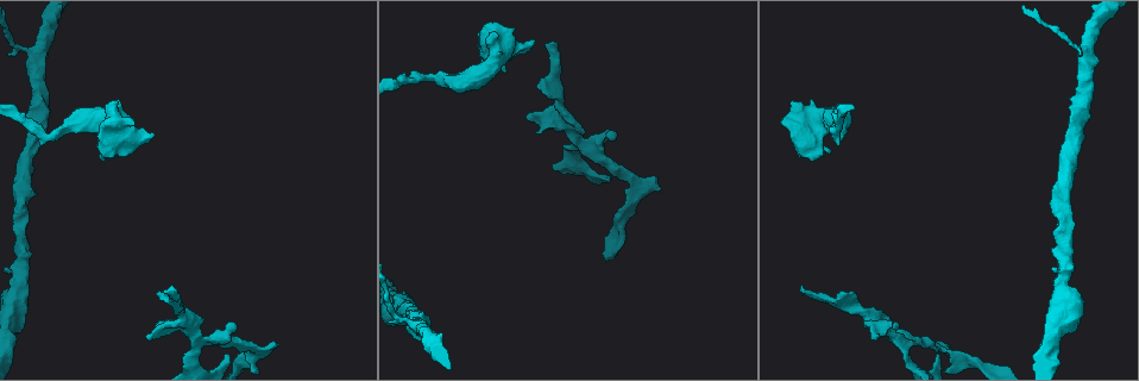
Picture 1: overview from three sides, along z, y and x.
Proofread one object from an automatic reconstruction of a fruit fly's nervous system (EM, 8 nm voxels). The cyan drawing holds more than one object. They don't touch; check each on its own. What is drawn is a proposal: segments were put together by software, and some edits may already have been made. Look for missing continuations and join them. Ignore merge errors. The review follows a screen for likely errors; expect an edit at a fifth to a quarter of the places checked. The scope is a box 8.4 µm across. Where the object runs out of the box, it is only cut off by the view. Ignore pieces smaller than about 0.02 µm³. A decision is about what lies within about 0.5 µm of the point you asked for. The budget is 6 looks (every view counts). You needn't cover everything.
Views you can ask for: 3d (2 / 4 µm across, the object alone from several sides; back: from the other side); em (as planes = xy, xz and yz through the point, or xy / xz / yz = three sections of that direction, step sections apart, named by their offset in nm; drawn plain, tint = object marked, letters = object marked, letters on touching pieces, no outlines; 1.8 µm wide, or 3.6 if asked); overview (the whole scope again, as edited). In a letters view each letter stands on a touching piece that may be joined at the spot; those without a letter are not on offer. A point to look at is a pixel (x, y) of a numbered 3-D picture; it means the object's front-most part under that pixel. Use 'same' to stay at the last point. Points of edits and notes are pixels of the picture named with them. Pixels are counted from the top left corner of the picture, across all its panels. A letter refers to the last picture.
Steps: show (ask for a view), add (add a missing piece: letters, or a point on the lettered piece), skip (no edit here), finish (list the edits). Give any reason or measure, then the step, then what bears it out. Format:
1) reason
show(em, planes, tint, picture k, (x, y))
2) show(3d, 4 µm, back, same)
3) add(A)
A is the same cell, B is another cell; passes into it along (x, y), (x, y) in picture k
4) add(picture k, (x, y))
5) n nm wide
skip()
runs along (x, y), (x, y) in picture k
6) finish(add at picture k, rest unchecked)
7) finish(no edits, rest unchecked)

branch stops here
show(3d, 4 µm, picture 1, (277, 345))

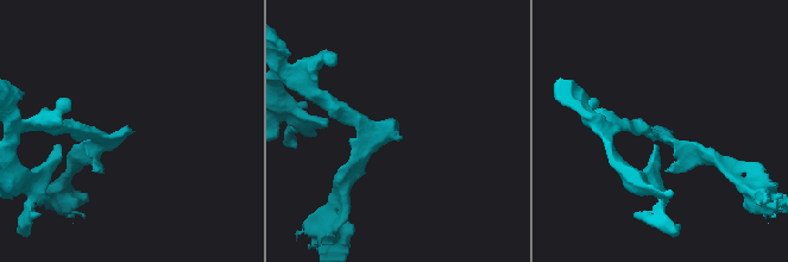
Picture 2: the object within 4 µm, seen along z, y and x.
shape alone is not enough
show(em, xy, step 4, letters, picture 2, (673, 131))

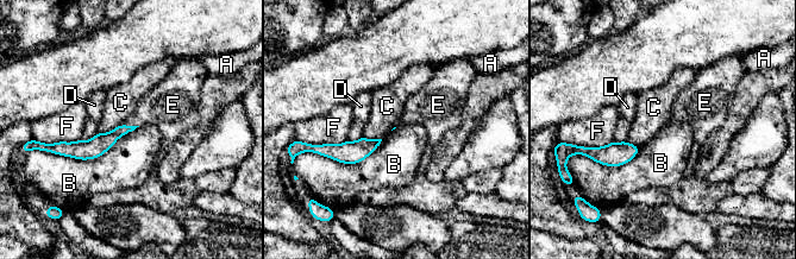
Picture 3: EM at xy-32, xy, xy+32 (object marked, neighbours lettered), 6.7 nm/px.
show(em, planes, letters, same)

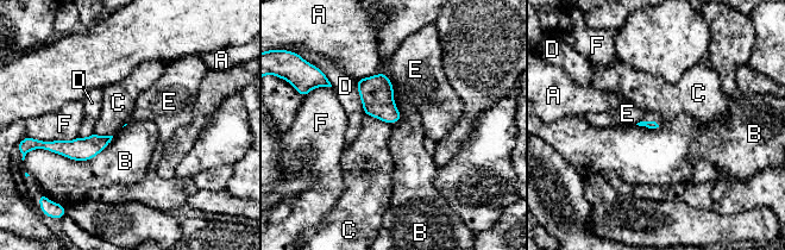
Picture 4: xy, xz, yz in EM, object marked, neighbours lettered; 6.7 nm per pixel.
B touches over 460 nm
add(E)
E is the same cell, A, B, C, D and F are other cells; the cell continues

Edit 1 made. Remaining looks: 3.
show(overview)

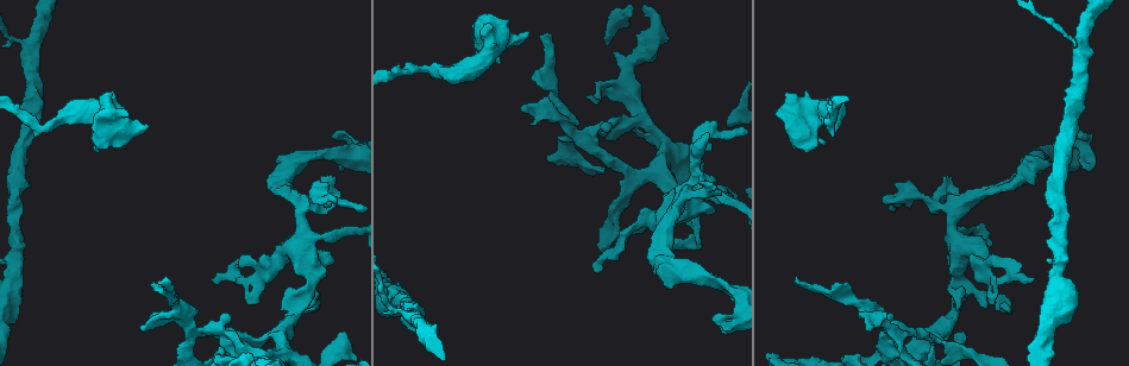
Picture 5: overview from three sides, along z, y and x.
an open end
show(em, yz, step 8, tint, picture 5, (546, 35))

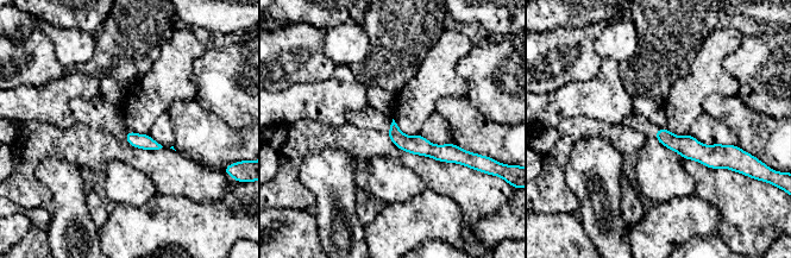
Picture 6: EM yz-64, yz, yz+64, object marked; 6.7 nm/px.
cut it another way
show(em, planes, letters, same)

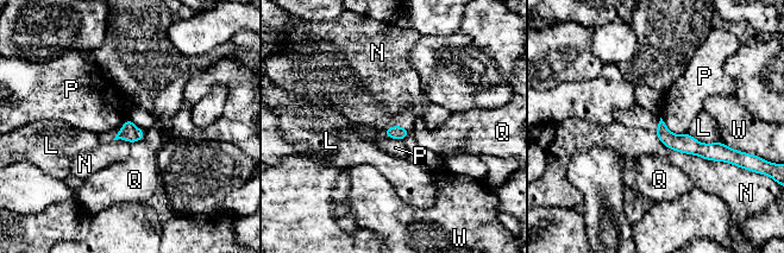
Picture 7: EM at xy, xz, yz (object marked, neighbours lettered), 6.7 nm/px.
N touches over 600 nm
skip()
L, N, P, Q and W are other cells; border along (660, 116), (673, 133), (685, 133) in picture 7; no lettered piece goes on from it

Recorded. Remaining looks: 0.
finish(add at picture 4, rest unchecked)

